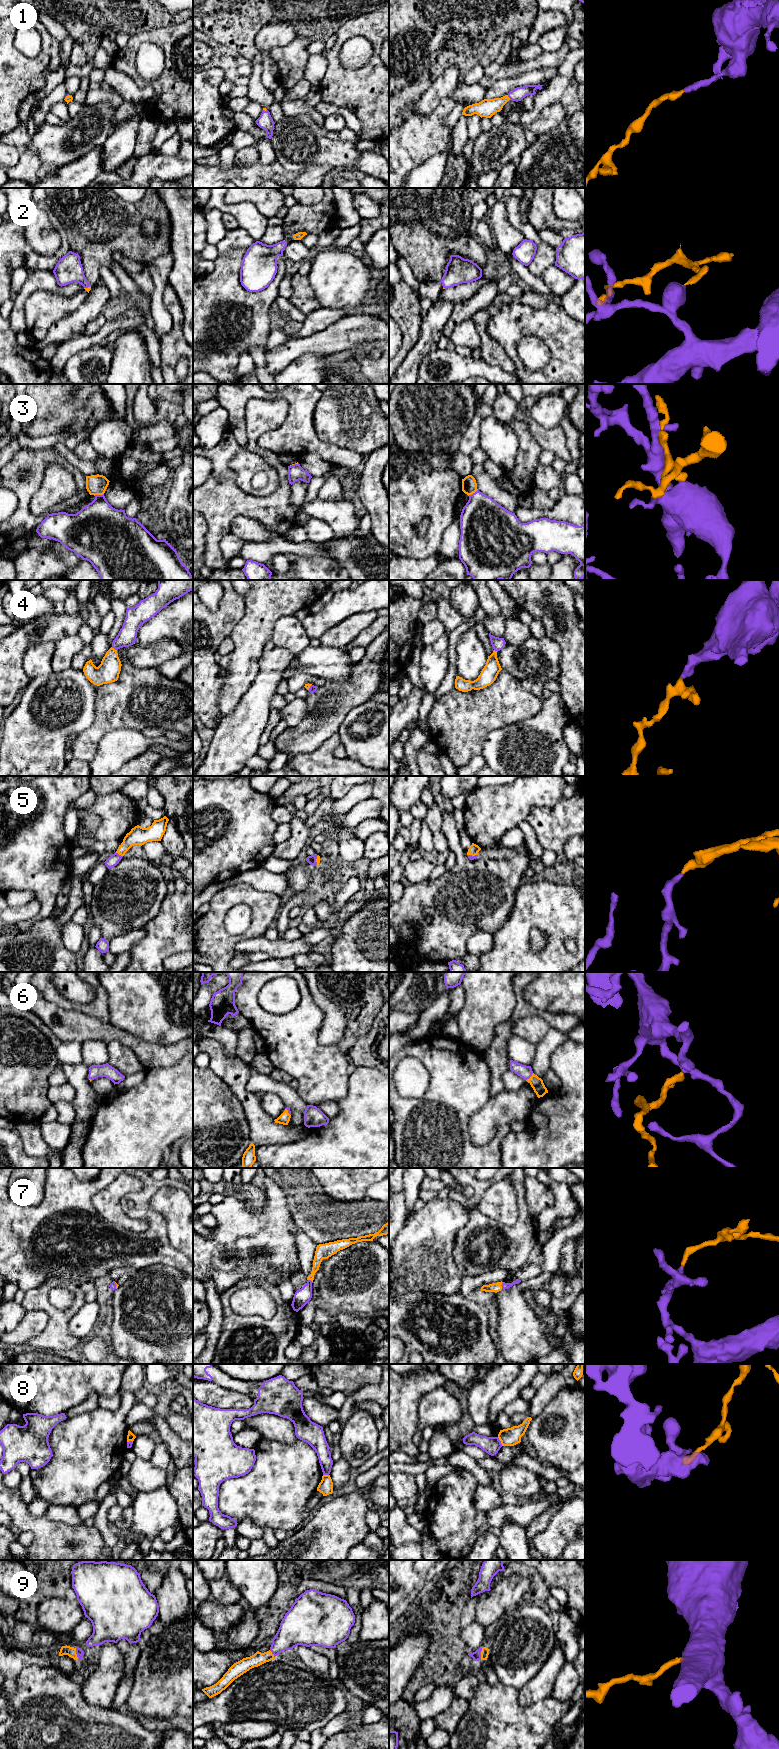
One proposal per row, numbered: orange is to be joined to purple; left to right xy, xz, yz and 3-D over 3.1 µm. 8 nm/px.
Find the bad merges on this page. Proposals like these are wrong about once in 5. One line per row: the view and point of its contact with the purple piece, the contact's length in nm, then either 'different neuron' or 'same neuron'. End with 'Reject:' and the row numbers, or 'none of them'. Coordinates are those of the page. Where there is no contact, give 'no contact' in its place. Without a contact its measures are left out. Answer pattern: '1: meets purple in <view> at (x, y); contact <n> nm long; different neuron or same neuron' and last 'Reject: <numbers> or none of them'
1: meets purple in yz at (508, 96); contact 50 nm long; same neuron
2: meets purple in xy at (87, 287); contact 60 nm long; same neuron
3: meets purple in xy at (98, 495); contact 80 nm long; same neuron
4: meets purple in xy at (114, 648); contact 50 nm long; same neuron
5: meets purple in xy at (118, 854); contact 70 nm long; same neuron
6: meets purple in yz at (529, 1077); contact 90 nm long; same neuron
7: meets purple in yz at (501, 1285); contact 60 nm long; same neuron
8: meets purple in yz at (500, 1441); contact 80 nm long; different neuron
9: meets purple in xy at (76, 1653); contact 100 nm long; same neuron
Reject: 8

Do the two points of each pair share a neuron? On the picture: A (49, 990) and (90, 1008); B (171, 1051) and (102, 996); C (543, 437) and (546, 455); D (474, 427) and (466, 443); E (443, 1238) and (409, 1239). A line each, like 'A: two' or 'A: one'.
A: one
B: two
C: two
D: one
E: one

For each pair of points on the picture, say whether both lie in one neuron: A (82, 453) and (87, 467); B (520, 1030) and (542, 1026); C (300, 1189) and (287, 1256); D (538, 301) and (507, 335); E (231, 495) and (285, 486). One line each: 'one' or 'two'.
A: two
B: one
C: two
D: two
E: one

